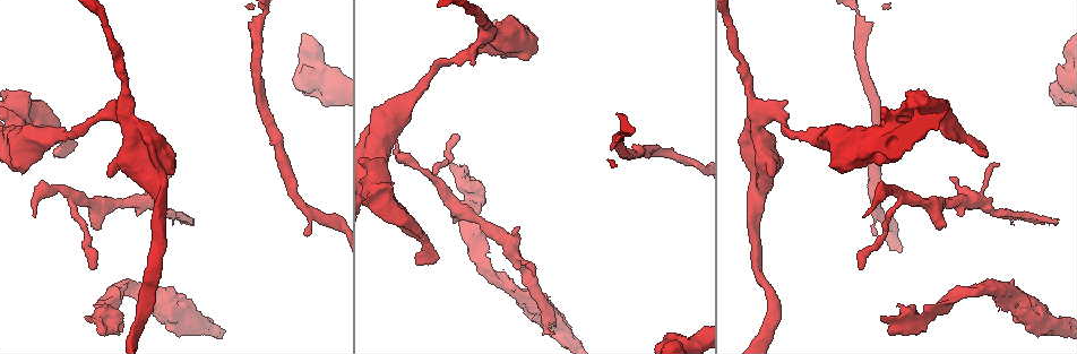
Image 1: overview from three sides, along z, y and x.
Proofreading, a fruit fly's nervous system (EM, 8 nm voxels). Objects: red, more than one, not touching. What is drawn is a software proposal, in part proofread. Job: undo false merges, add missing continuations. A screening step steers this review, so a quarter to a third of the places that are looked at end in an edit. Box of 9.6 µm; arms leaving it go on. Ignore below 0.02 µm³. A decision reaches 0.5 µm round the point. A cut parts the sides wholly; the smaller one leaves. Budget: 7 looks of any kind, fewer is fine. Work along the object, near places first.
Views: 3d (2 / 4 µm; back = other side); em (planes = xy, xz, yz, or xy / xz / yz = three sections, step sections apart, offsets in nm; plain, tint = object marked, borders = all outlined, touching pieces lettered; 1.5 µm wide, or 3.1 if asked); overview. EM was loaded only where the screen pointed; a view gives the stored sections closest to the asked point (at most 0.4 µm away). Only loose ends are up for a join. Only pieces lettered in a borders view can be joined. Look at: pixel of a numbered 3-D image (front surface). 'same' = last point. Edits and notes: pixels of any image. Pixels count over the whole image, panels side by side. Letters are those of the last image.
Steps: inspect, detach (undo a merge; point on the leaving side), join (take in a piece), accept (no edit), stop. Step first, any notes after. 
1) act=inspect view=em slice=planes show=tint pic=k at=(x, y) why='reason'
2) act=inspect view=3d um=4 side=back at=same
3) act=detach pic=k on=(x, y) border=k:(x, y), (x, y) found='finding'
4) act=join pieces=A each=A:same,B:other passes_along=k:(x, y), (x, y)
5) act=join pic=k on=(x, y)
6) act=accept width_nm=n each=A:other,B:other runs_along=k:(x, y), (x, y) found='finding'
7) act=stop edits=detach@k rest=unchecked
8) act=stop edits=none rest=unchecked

act=inspect view=3d um=4 pic=1 at=(462, 167) why='free end'

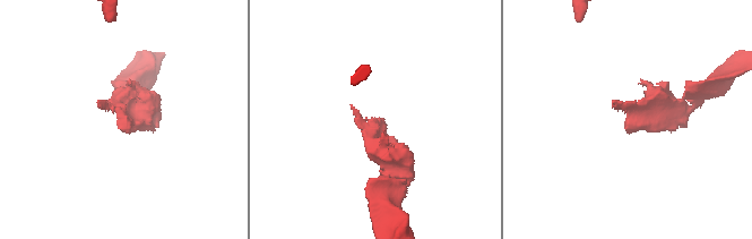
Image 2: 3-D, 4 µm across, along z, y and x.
act=inspect view=em slice=planes show=borders pic=2 at=(626, 130)

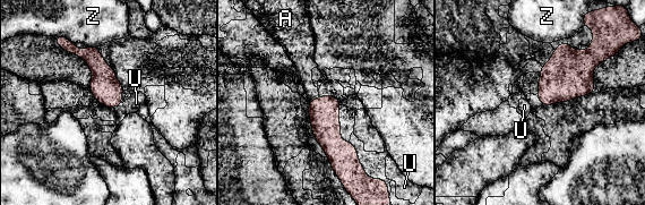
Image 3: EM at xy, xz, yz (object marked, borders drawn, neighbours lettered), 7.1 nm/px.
act=join pieces=A width_nm=200 each=A:same,U:other,Z:other found='the cell continues'

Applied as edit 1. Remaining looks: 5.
act=inspect view=em slice=planes show=borders pic=1 at=(101, 229)

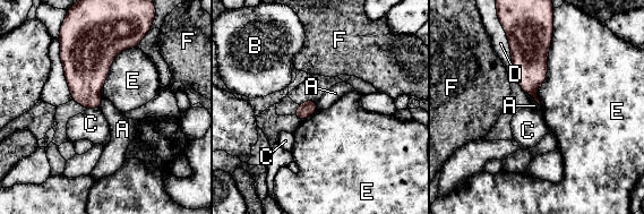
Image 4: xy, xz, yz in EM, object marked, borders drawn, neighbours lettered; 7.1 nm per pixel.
act=accept longest_contact=E:550nm each=A:other,B:other,C:other,D:other,E:other,F:other border=4:(526, 93), (540, 105) found='no lettered piece goes on from it'

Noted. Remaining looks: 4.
act=inspect view=3d um=2 pic=1 at=(870, 23) why='an open end'

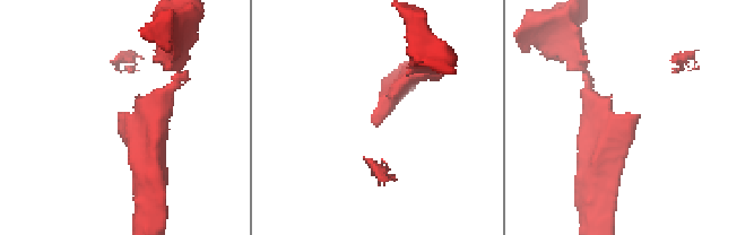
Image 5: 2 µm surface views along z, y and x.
act=inspect view=em slice=xz step=4 show=tint pic=5 at=(375, 124) why='shape alone is not enough'

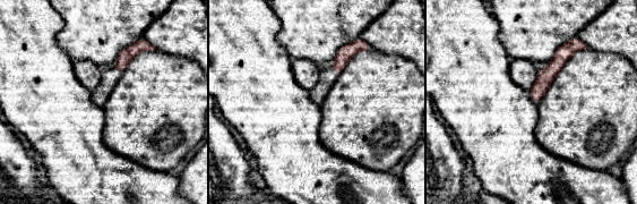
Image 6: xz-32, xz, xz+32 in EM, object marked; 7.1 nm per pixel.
act=inspect view=em slice=planes show=borders at=same

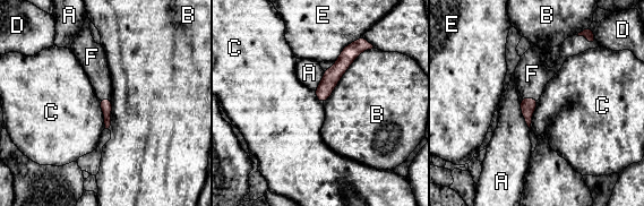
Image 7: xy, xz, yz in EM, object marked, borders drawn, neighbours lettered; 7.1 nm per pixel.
act=join pieces=F each=A:other,B:other,C:other,D:other,E:other,F:same found='it goes on there'

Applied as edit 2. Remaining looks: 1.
act=stop edits=join@3,join@7 rest=unchecked

